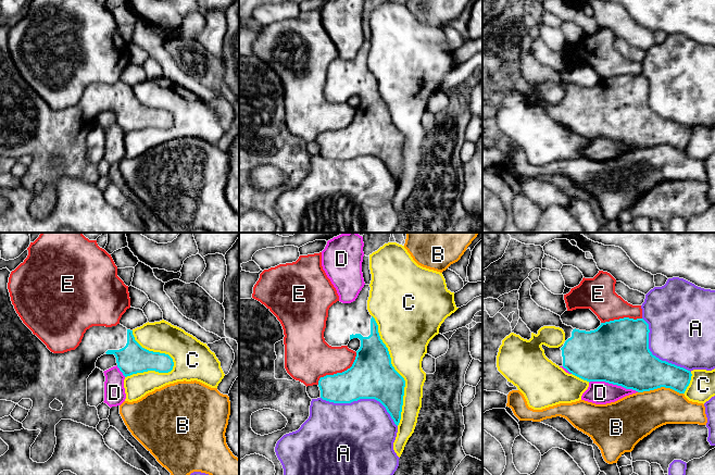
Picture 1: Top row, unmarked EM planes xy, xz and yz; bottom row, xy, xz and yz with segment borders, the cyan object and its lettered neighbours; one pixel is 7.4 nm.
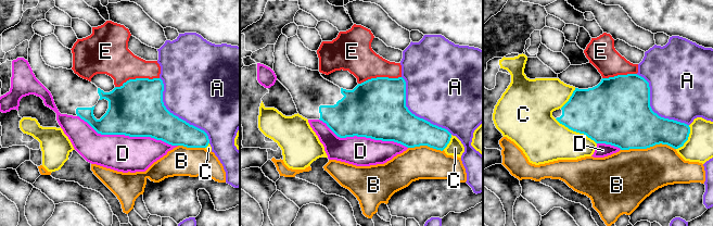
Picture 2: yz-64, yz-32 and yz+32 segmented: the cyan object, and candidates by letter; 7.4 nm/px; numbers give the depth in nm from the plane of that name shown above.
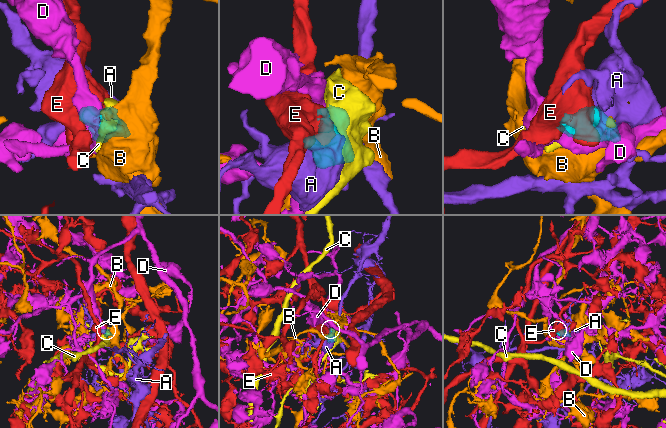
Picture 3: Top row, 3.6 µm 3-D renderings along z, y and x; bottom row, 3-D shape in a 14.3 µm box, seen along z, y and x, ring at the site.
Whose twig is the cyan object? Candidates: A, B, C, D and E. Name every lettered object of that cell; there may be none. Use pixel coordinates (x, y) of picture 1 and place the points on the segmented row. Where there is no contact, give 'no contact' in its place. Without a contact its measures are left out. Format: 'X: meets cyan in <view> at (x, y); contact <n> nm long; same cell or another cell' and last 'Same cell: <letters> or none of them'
A: meets cyan in xz at (362, 398); contact 600 nm long; another cell
B: meets cyan in yz at (661, 386); contact 340 nm long; another cell
C: meets cyan in xz at (396, 371); contact 850 nm long; another cell
D: meets cyan in yz at (614, 384); contact 380 nm long; another cell
E: meets cyan in xz at (339, 373); contact 380 nm long; another cell
Same cell: none of them

